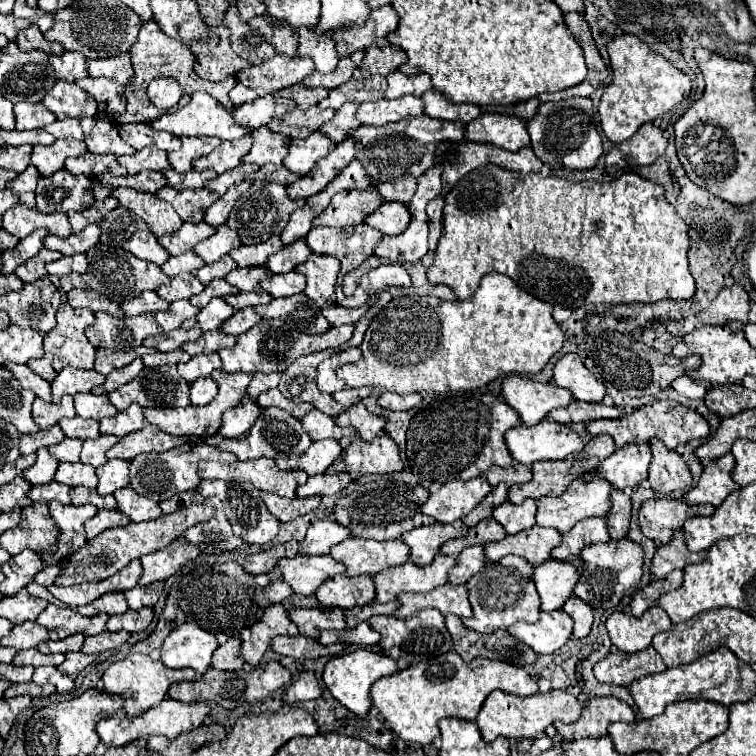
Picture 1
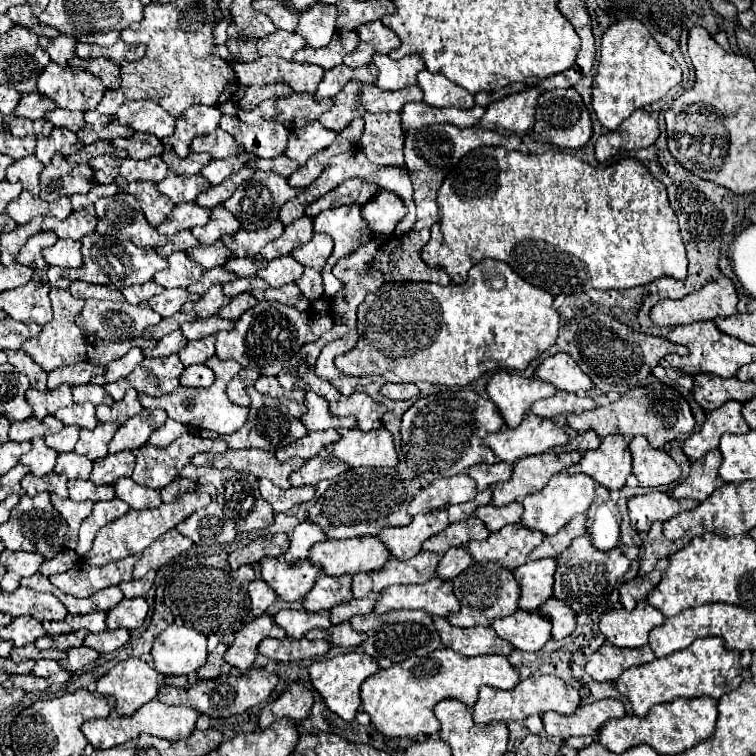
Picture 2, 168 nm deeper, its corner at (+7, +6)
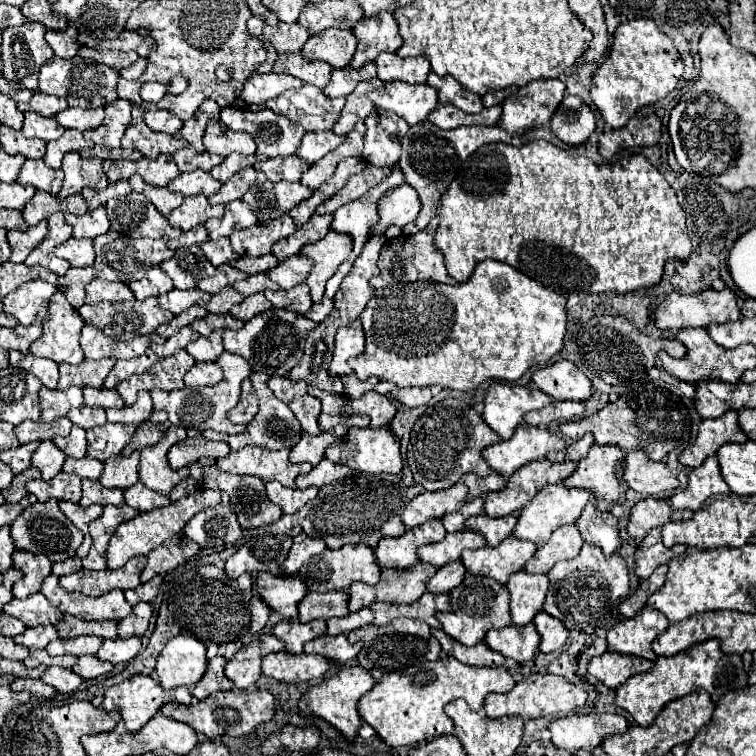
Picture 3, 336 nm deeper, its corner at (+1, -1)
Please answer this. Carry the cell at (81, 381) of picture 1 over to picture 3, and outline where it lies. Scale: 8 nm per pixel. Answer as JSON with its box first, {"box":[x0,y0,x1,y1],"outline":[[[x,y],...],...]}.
{"box":[58,358,114,390],"outline":[[[102,358],[102,360],[82,360],[82,364],[60,364],[60,382],[58,390],[66,390],[68,386],[92,386],[100,388],[104,384],[104,378],[114,366],[114,358]]]}

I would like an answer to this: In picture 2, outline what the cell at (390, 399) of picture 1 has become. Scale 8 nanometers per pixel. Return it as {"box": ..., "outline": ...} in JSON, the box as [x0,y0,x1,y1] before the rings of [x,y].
{"box":[380,383,418,399],"outline":[[[386,383],[382,385],[380,393],[386,397],[386,399],[412,399],[418,395],[418,387],[412,385],[412,383]]]}

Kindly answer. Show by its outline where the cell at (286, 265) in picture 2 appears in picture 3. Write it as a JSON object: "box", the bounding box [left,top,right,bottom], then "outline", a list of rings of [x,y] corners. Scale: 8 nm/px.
{"box":[268,254,312,288],"outline":[[[298,254],[298,256],[286,258],[284,262],[280,262],[276,268],[272,268],[268,272],[268,276],[280,288],[292,288],[292,286],[302,284],[306,280],[306,276],[310,274],[310,268],[312,268],[312,260]]]}

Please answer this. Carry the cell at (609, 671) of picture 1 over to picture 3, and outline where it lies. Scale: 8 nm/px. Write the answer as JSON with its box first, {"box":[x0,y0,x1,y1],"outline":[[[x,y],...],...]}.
{"box":[588,650,654,688],"outline":[[[608,650],[602,656],[590,660],[588,672],[592,676],[596,676],[604,686],[618,688],[630,676],[646,672],[652,666],[654,666],[654,662],[650,662],[650,660],[634,658],[634,656],[628,656],[628,654],[616,654],[616,652]]]}

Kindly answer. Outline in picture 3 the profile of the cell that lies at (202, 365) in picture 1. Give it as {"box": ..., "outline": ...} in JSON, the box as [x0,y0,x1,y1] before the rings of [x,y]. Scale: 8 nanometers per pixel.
{"box":[186,332,224,362],"outline":[[[212,332],[210,336],[200,336],[196,342],[190,342],[186,346],[186,350],[194,356],[196,362],[204,362],[204,360],[216,360],[224,348],[222,348],[222,332]]]}

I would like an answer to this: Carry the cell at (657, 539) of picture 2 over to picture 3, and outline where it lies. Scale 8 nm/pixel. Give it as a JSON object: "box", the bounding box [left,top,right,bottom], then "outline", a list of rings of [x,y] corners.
{"box":[634,528,684,580],"outline":[[[652,528],[648,532],[648,536],[636,548],[636,556],[634,556],[636,558],[636,568],[634,568],[634,574],[638,578],[646,580],[658,566],[668,564],[682,550],[684,550],[684,546],[680,546],[680,548],[666,548],[662,544],[662,538],[660,538],[660,528]]]}

